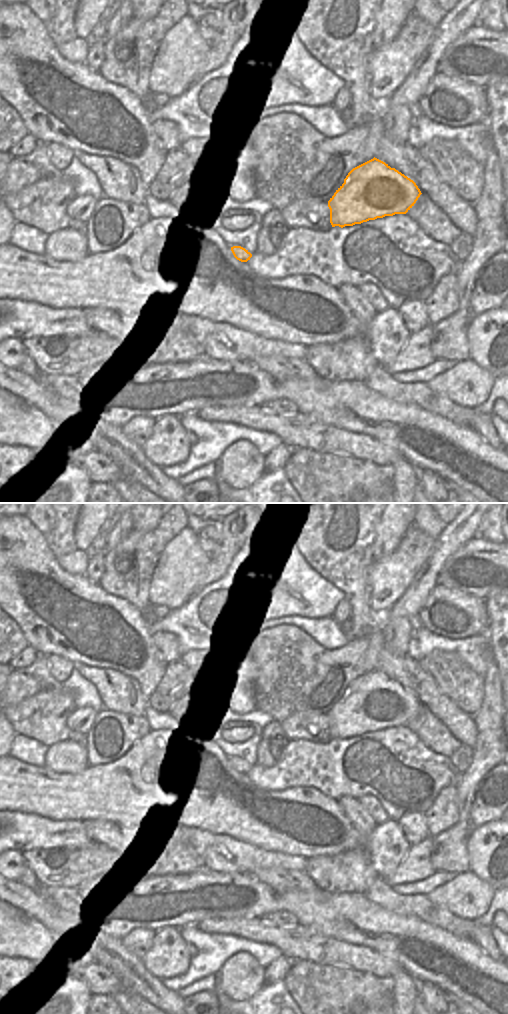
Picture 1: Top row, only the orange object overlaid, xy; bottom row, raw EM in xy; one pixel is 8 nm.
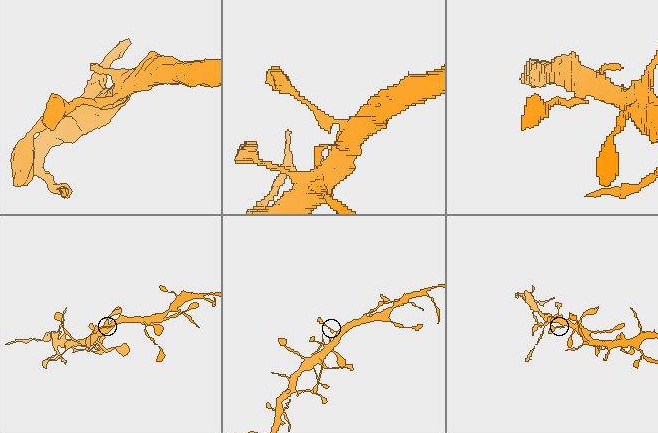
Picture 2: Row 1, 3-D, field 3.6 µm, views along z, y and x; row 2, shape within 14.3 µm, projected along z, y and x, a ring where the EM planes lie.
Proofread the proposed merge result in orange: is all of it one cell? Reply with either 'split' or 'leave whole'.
leave whole

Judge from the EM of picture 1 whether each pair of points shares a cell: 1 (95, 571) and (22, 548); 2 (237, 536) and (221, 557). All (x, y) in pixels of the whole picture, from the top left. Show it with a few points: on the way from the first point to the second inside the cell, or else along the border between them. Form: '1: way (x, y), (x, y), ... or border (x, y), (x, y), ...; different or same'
1: border (85, 574), (99, 584); different
2: way (232, 541), (226, 552); same

